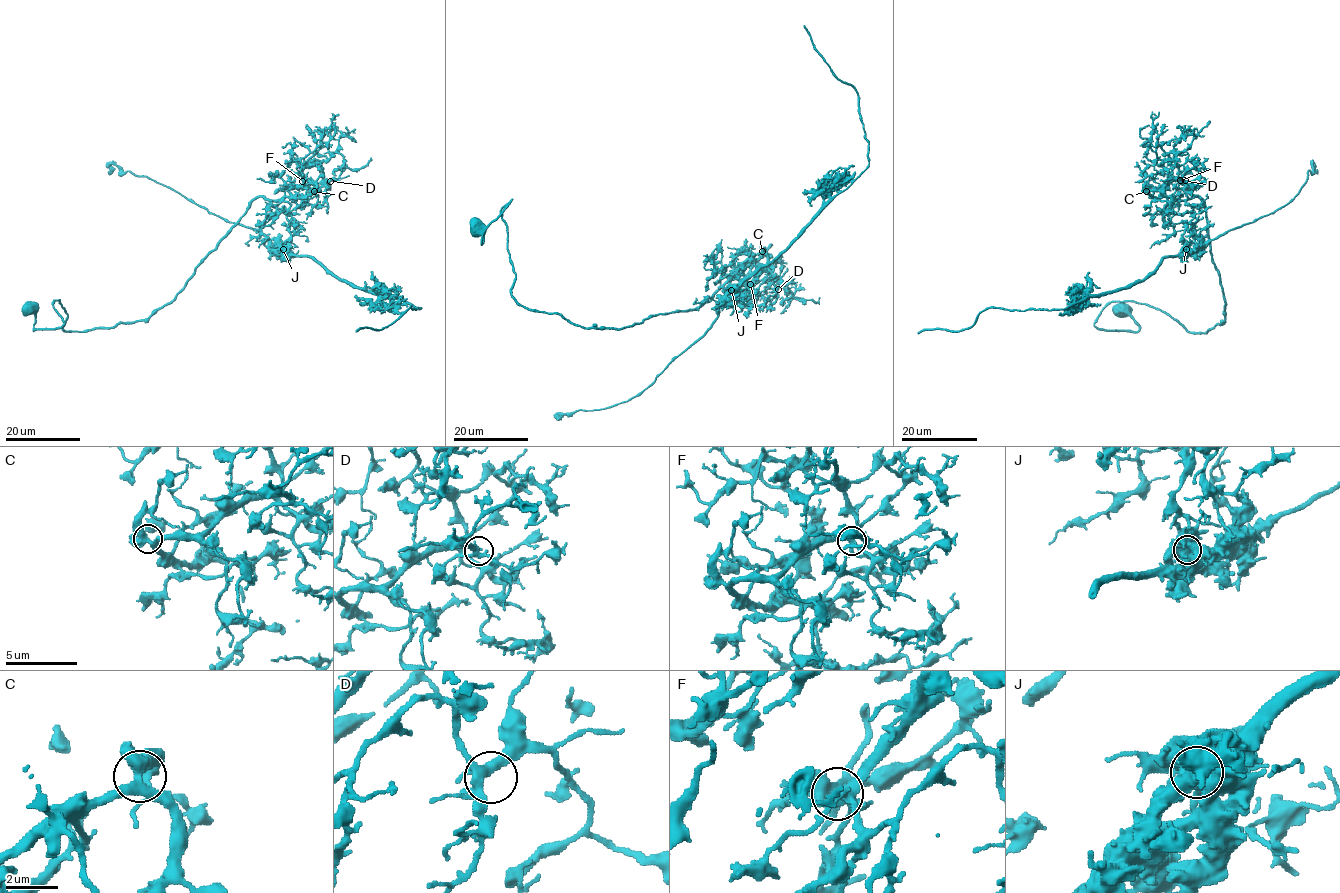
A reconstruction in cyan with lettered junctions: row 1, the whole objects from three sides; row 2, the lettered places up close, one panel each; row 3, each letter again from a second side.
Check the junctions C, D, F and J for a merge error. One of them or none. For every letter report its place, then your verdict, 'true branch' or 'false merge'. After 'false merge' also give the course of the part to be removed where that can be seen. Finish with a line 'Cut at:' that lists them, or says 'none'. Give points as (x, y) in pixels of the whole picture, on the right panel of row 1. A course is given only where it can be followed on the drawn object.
C: place (1146, 191); true branch
D: place (1185, 180); true branch
F: place (1180, 180); true branch
J: place (1186, 249); false merge; course (1186, 249), (1167, 256), (1131, 285), (1090, 295), (1064, 308), (985, 308), (970, 327), (917, 333)
Cut at: J

